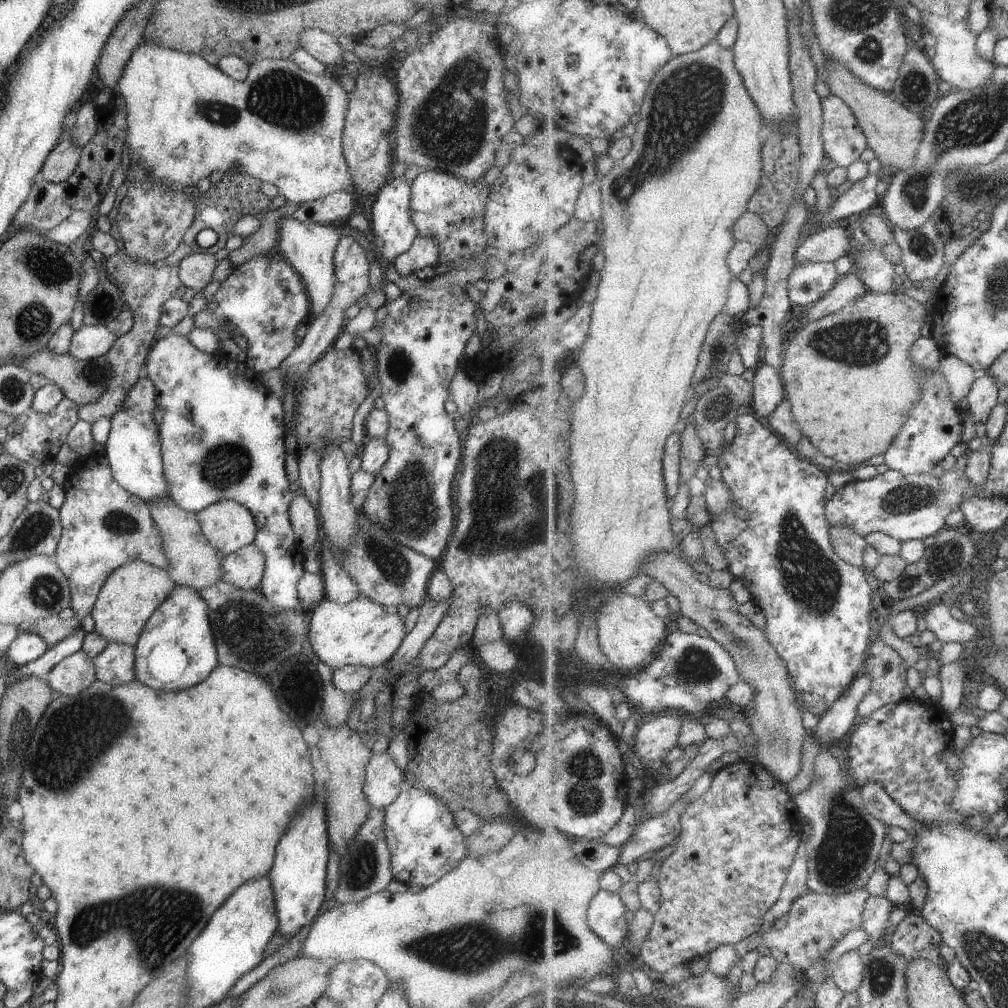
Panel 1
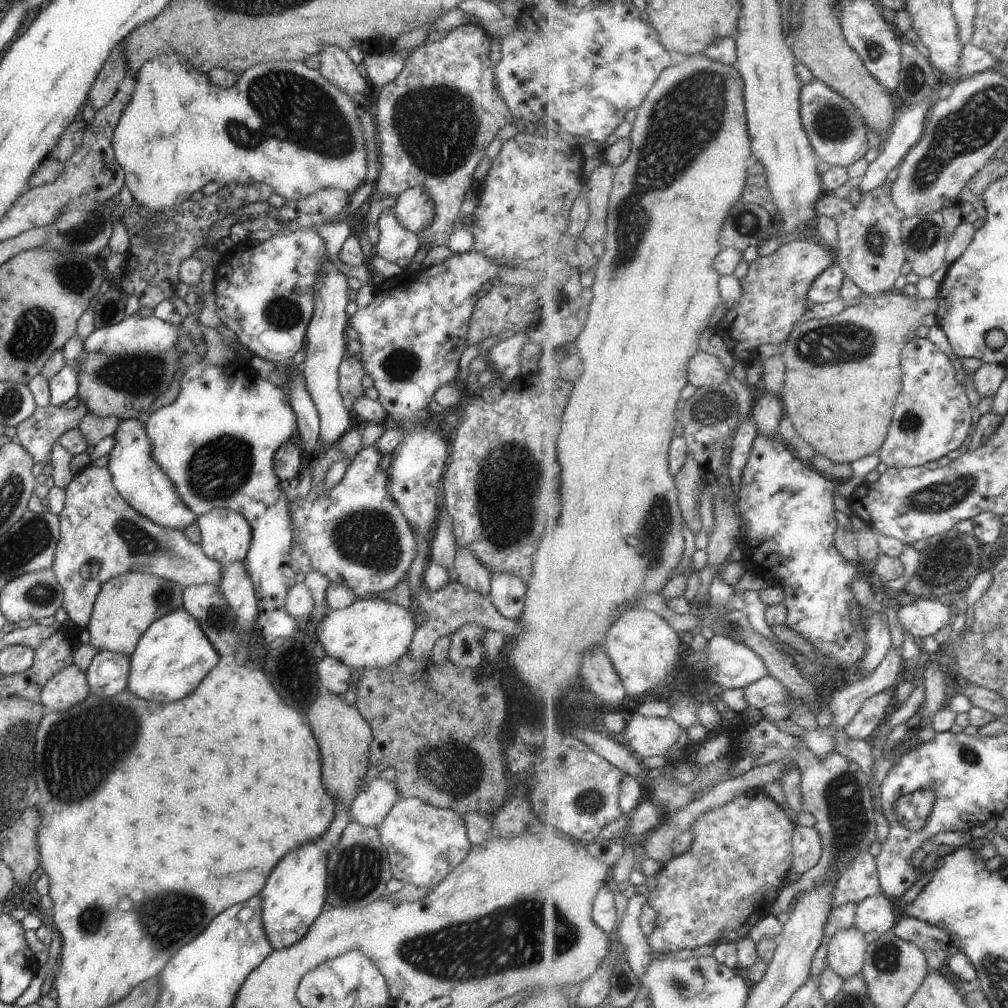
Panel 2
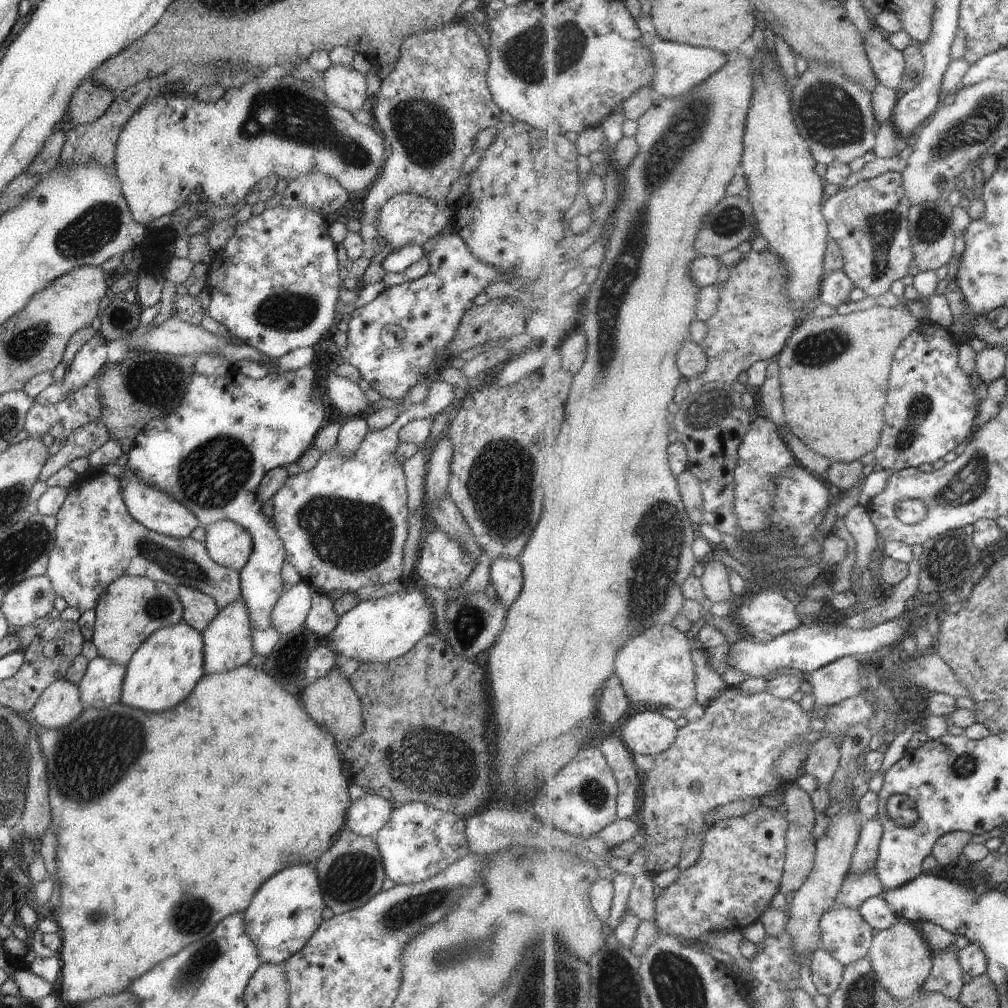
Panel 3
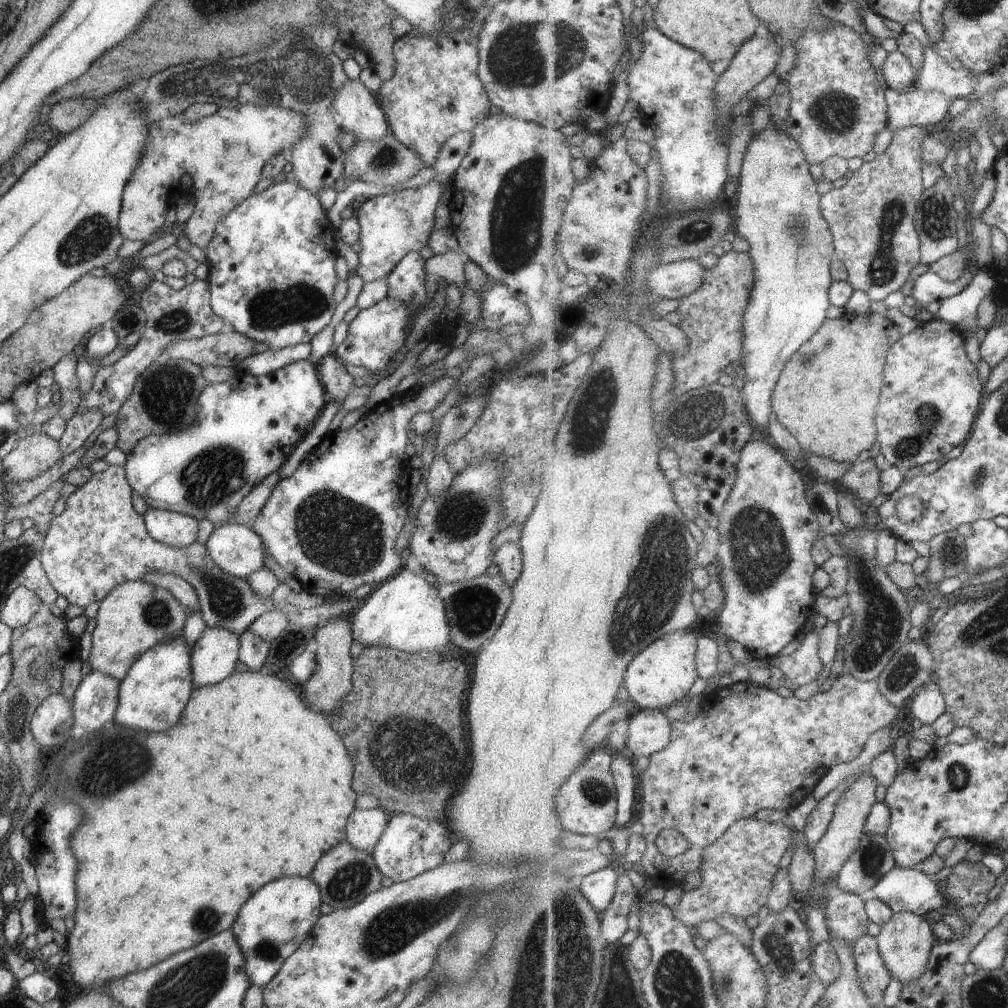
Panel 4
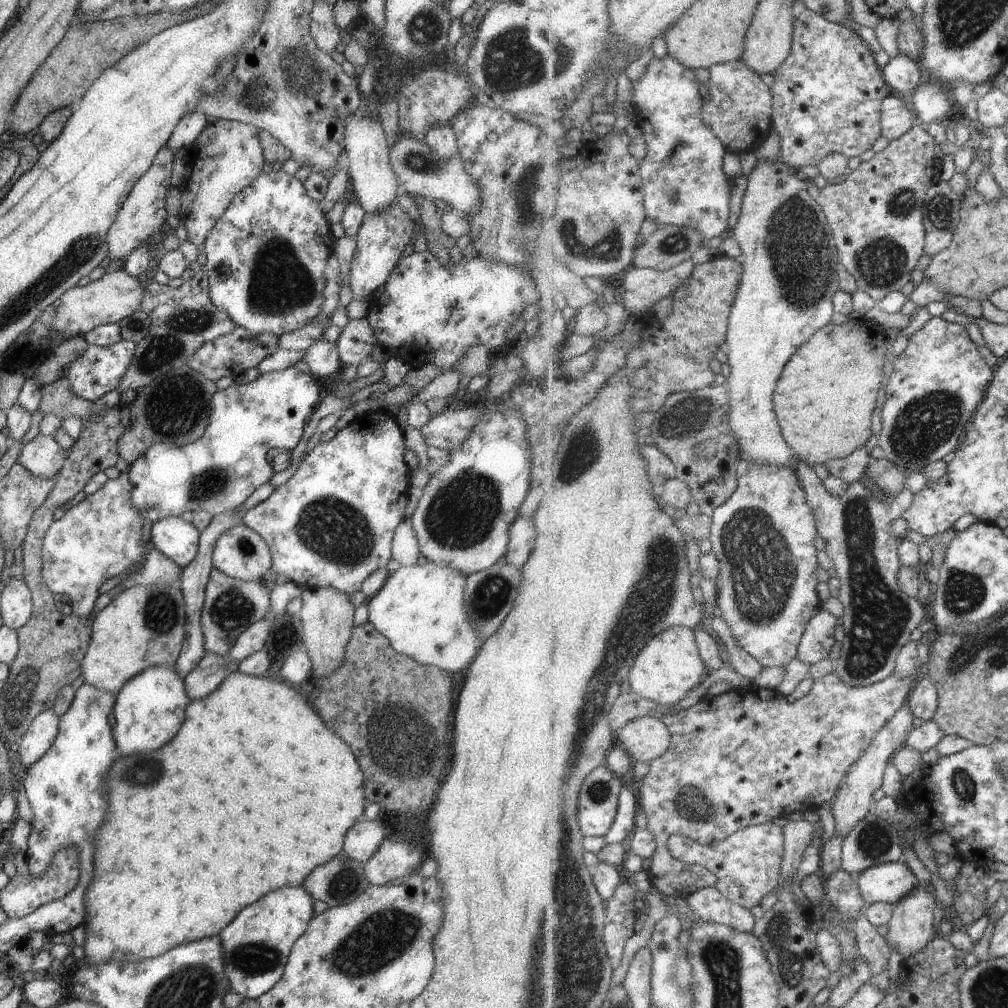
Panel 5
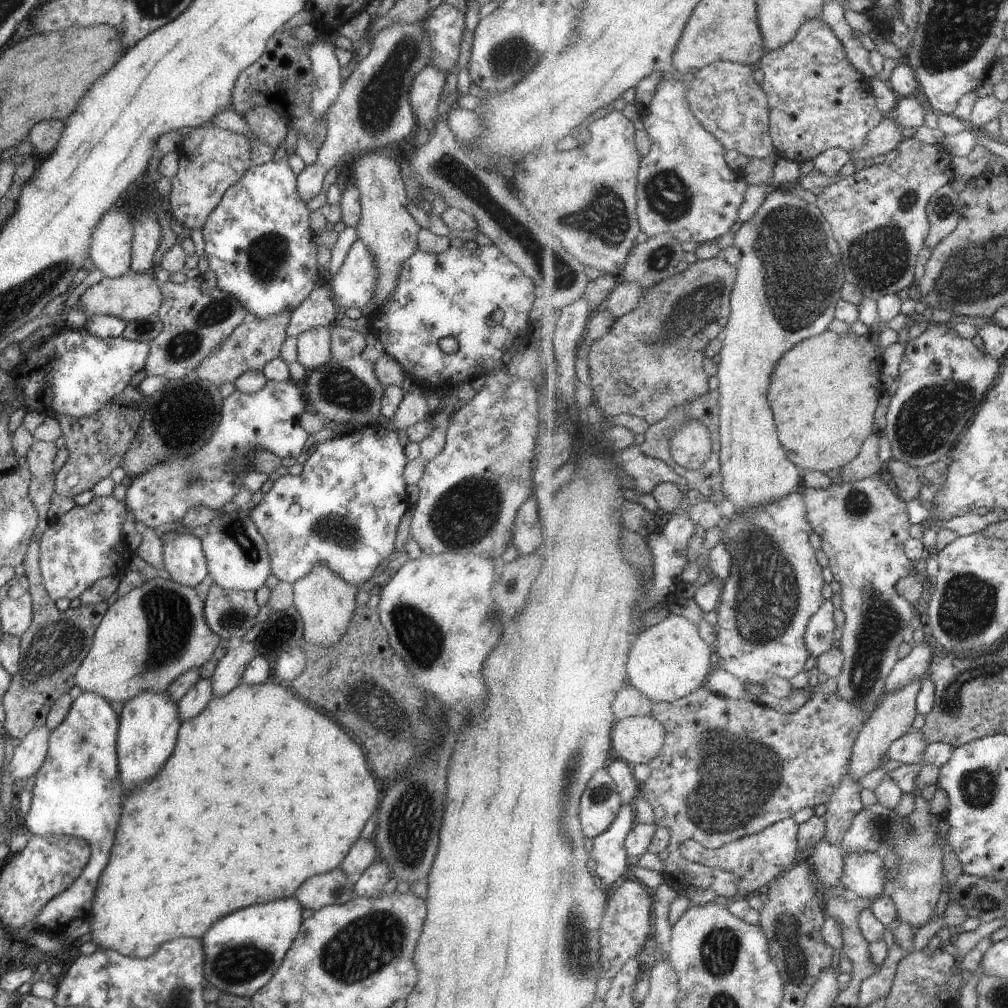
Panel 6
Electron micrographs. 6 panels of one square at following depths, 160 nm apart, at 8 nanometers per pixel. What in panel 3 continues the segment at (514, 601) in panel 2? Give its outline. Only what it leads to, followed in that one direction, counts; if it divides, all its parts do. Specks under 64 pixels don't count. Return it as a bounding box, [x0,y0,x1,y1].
[488,557,522,610]

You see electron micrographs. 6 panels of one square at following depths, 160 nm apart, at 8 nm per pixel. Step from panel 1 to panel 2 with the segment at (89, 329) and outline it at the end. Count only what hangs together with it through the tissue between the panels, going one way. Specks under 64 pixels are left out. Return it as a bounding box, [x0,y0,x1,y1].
[82,314,187,355]

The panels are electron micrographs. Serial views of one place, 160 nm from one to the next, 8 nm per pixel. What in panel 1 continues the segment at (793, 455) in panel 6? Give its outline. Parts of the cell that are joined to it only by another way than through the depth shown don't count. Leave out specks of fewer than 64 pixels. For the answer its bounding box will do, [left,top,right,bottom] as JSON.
[781,291,927,466]

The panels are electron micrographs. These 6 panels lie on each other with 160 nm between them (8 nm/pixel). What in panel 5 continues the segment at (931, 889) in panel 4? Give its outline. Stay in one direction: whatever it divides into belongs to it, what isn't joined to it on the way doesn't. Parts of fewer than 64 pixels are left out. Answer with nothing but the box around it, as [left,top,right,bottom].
[855,861,921,906]

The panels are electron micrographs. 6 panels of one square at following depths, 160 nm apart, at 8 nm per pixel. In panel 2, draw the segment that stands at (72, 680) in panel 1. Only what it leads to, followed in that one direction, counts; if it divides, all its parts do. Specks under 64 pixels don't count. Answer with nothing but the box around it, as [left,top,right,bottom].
[38,664,88,712]

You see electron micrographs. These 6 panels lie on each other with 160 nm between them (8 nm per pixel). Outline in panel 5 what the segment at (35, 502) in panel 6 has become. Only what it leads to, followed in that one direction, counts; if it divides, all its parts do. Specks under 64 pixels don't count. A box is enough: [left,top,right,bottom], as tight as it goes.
[16,434,68,480]

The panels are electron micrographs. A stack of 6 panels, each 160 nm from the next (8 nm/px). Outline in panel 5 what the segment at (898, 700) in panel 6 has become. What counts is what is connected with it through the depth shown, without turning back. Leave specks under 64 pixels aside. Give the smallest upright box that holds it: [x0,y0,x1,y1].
[832,702,915,839]

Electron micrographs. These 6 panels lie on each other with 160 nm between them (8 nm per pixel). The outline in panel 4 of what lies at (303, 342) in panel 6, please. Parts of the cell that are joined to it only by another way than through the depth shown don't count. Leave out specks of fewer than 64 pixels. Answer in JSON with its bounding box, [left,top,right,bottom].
[315,354,354,403]

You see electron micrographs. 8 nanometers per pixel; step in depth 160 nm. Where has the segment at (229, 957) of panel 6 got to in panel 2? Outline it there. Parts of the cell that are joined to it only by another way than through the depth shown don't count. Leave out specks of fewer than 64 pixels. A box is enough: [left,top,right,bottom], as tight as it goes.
[258,840,325,950]

